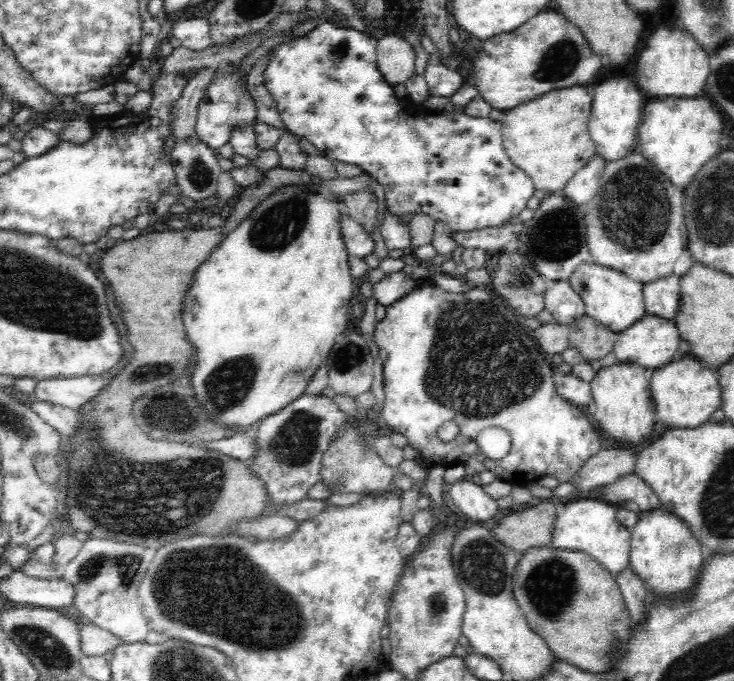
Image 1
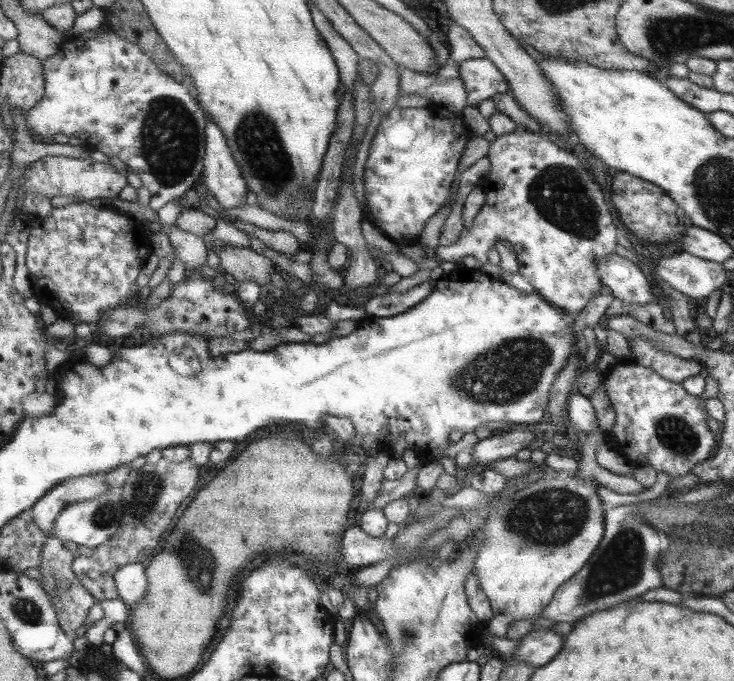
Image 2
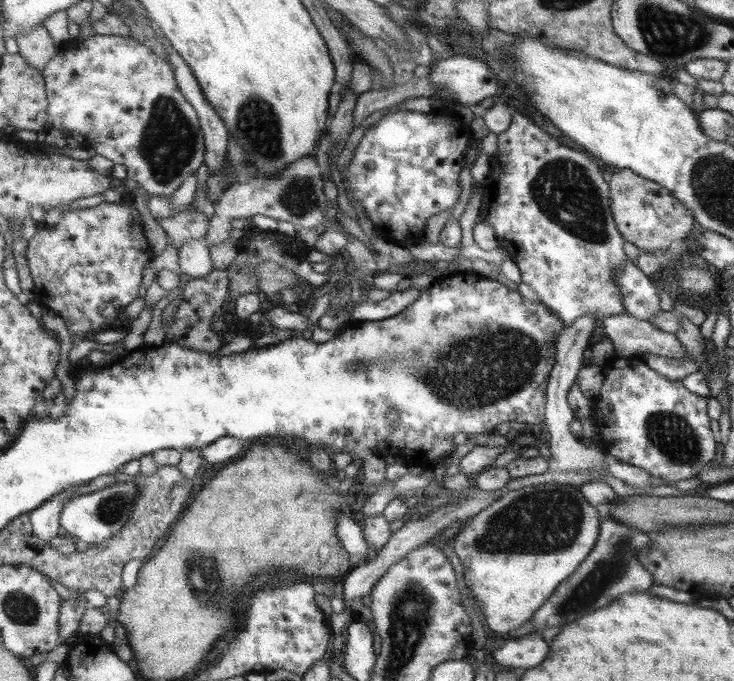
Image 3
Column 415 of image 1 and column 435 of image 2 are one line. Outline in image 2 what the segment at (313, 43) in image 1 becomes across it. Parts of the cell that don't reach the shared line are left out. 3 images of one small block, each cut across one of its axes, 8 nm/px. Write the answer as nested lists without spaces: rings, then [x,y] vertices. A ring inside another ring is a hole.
[[[427,106],[395,107],[379,121],[363,167],[363,194],[368,207],[367,222],[383,231],[393,243],[402,245],[405,240],[409,242],[419,238],[425,222],[445,204],[447,194],[451,194],[449,186],[463,150],[463,136],[457,136],[457,132],[461,132],[461,128],[457,128],[457,120],[435,118],[435,112],[427,110]]]

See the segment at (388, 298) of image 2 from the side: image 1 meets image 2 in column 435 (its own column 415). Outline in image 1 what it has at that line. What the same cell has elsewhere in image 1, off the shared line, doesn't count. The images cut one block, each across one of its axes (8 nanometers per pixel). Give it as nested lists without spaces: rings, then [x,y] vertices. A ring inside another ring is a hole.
[[[403,271],[392,272],[373,284],[372,297],[377,304],[387,307],[402,298],[402,295],[410,294],[414,290],[414,284],[416,284],[415,275],[408,275]]]

